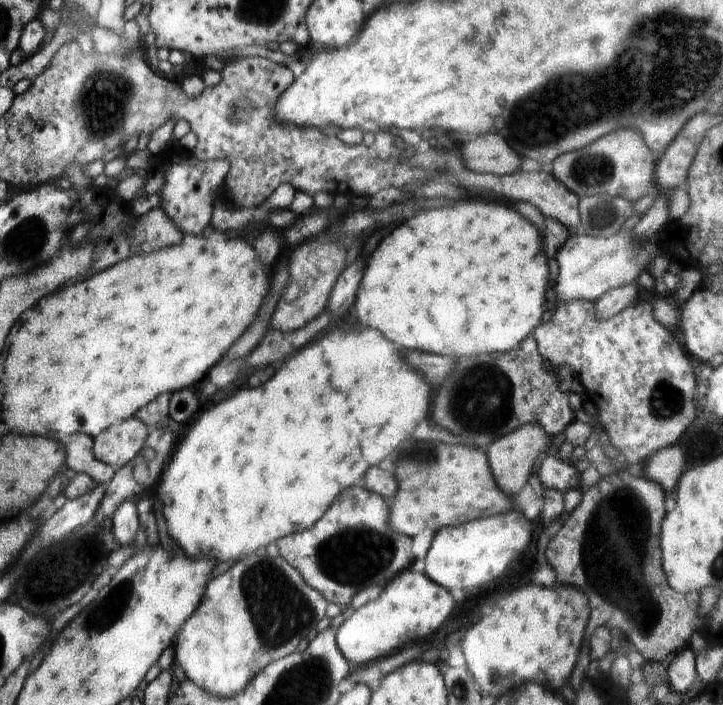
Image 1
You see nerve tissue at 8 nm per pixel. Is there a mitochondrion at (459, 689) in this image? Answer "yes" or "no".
yes

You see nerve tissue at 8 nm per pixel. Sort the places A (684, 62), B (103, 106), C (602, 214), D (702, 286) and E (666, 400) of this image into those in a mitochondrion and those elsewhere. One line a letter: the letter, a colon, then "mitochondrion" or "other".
A: mitochondrion
B: mitochondrion
C: mitochondrion
D: other
E: mitochondrion

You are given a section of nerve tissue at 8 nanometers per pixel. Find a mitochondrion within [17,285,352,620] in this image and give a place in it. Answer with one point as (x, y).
(53, 580)

